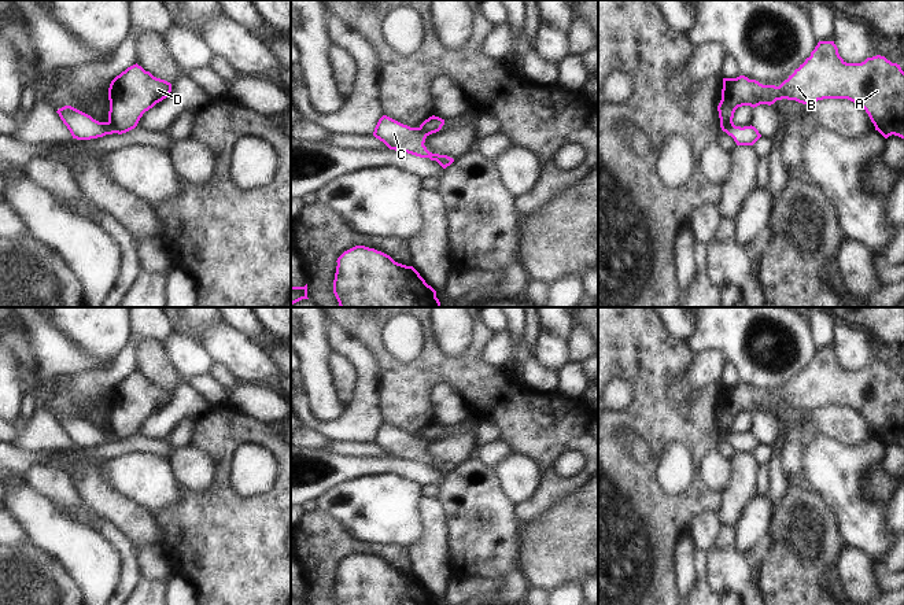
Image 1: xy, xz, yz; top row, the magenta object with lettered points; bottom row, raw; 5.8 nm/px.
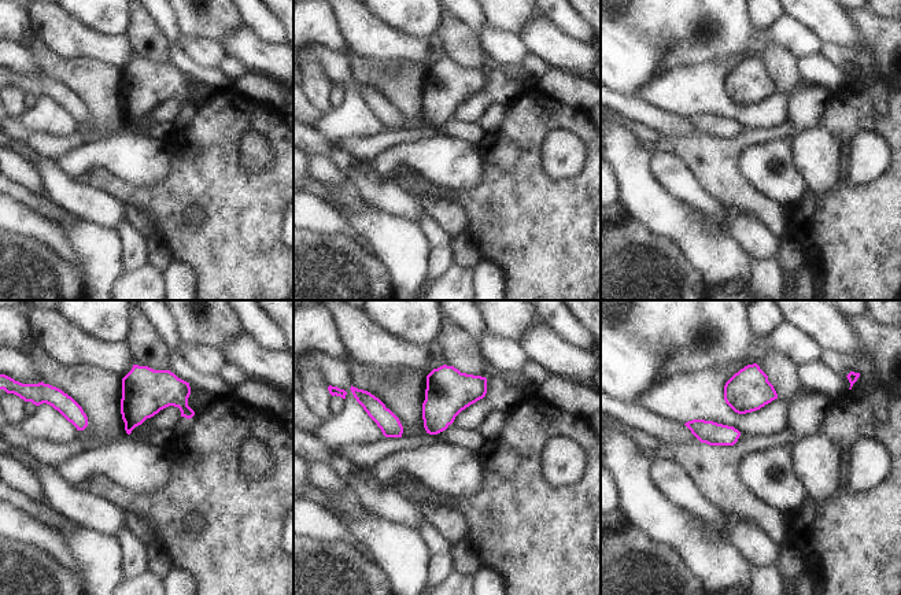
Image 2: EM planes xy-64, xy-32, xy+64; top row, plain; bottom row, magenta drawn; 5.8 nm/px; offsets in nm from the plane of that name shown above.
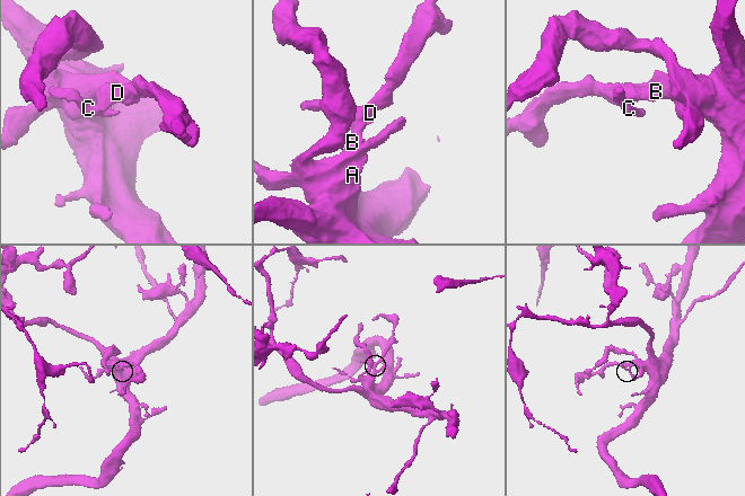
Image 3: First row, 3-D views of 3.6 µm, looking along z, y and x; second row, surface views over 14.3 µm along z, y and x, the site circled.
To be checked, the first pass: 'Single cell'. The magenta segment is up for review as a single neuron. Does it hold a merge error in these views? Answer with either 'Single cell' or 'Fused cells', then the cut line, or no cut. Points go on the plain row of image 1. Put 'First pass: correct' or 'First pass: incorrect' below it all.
Fused cells. Split along xy (109, 428), (117, 439)
First pass: incorrect

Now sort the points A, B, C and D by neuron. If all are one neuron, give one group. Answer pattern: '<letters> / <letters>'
A B D / C

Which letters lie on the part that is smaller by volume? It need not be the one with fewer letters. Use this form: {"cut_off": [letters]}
{"cut_off": ["C"]}

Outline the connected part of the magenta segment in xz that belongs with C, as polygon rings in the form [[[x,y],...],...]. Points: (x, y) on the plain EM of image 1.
[[[383,423],[373,439],[373,443],[383,449],[390,457],[407,460],[420,465],[436,468],[443,476],[454,466],[447,462],[432,461],[424,453],[427,442],[421,435],[410,435],[387,423]]]

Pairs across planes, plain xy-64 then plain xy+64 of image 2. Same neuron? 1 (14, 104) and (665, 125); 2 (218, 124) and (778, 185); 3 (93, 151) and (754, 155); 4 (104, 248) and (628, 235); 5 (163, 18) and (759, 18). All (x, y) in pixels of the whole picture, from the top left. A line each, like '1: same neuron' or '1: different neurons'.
1: different neurons
2: different neurons
3: same neuron
4: different neurons
5: same neuron

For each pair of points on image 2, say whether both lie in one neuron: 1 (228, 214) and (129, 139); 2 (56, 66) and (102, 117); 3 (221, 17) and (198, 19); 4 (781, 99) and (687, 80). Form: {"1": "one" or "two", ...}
{"1": "two", "2": "one", "3": "one", "4": "one"}

